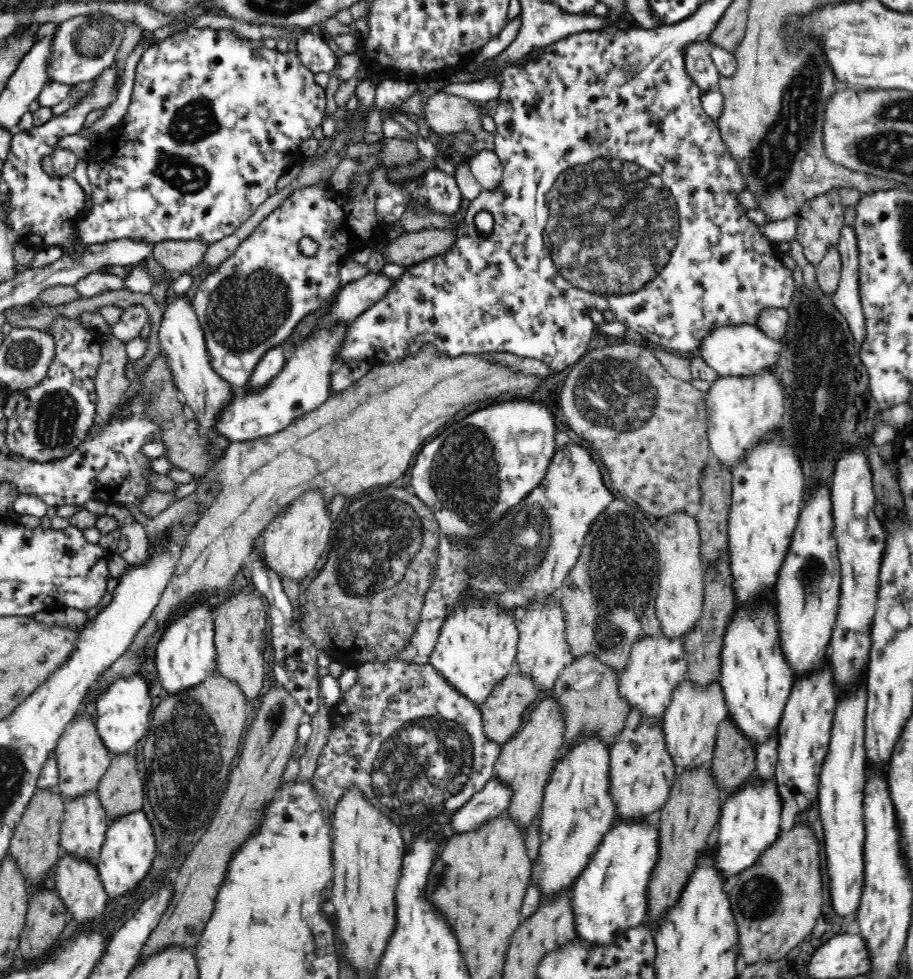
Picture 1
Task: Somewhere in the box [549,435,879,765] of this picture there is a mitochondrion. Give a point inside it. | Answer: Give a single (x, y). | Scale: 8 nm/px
(622, 569)

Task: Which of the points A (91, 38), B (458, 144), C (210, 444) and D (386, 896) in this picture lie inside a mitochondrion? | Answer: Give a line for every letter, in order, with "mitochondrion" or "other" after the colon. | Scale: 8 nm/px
A: mitochondrion
B: mitochondrion
C: other
D: other

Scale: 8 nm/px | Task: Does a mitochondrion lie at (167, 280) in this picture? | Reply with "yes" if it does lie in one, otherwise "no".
no

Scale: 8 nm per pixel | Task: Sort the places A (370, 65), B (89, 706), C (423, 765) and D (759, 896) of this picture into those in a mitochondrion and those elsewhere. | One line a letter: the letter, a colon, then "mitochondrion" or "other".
A: other
B: other
C: mitochondrion
D: mitochondrion

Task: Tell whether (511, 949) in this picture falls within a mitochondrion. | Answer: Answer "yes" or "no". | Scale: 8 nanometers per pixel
no

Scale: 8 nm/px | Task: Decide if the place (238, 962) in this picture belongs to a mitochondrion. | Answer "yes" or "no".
no

